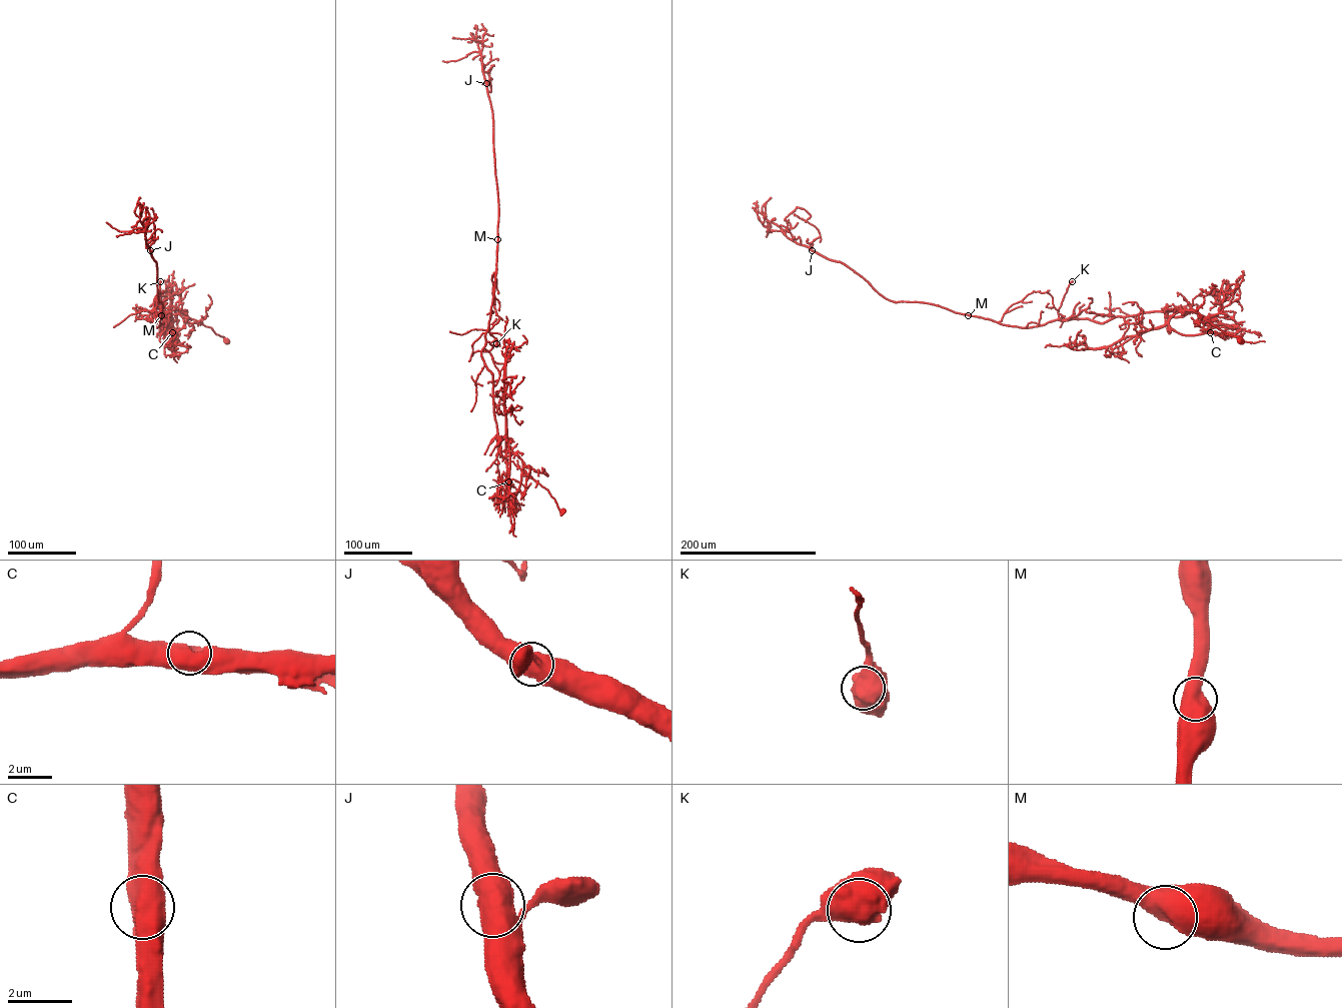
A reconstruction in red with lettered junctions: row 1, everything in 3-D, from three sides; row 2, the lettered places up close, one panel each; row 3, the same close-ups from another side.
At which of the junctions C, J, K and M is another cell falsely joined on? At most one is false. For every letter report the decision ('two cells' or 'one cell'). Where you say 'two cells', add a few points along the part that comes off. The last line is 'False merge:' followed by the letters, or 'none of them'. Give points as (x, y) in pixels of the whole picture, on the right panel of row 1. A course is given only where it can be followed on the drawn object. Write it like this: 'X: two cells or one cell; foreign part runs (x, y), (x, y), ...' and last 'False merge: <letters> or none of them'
C: one cell
J: one cell
K: one cell
M: one cell
False merge: none of them

